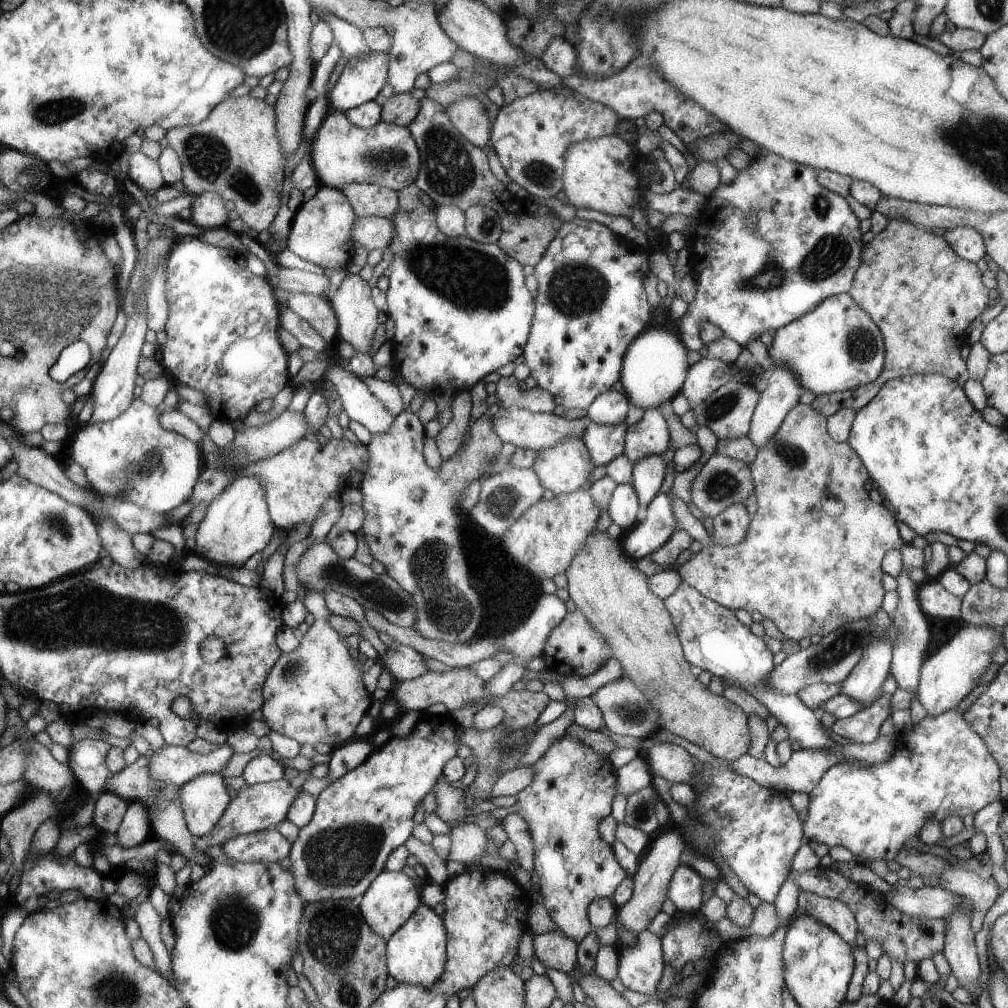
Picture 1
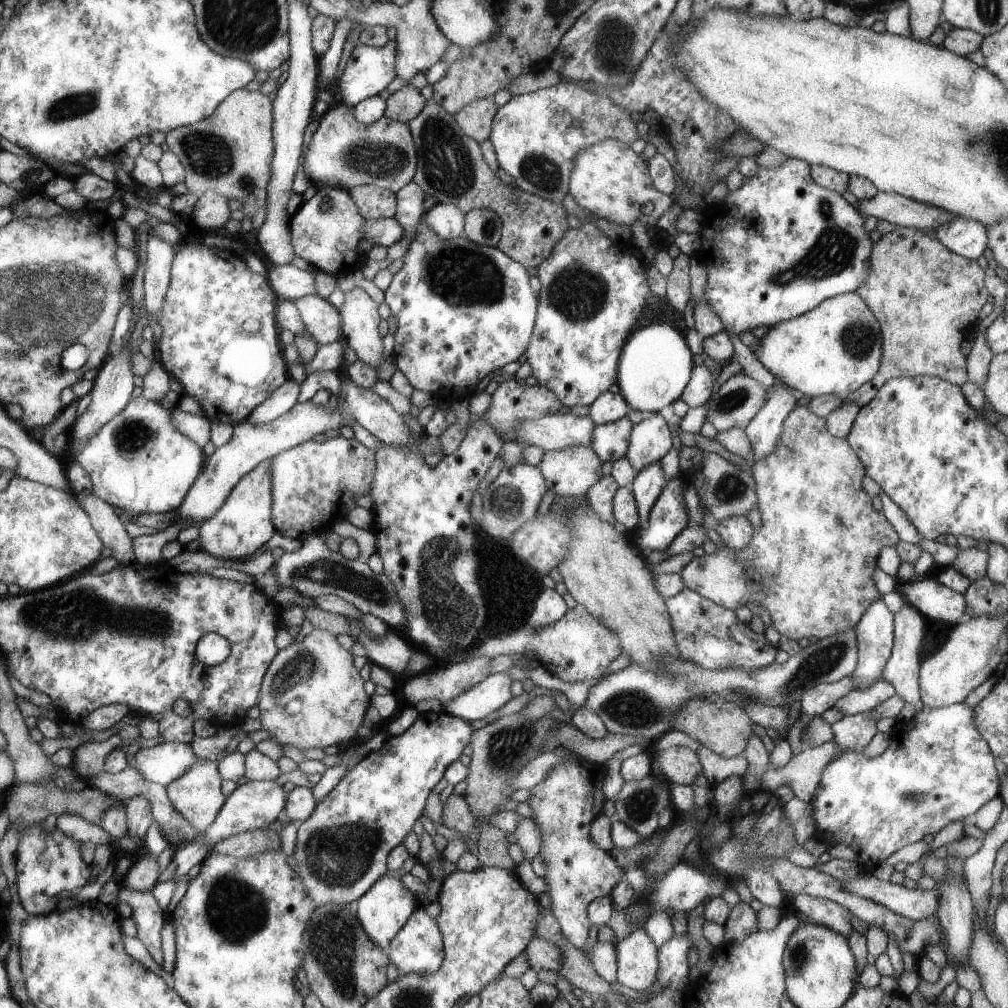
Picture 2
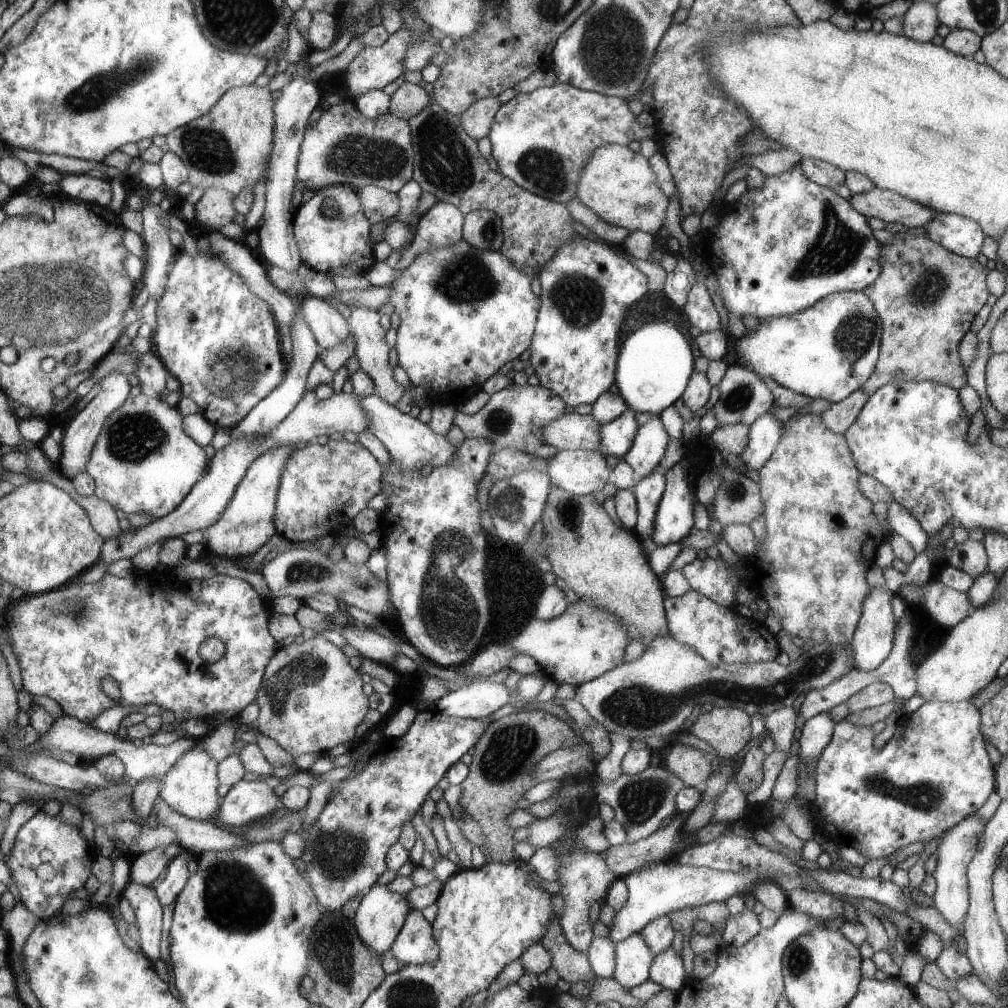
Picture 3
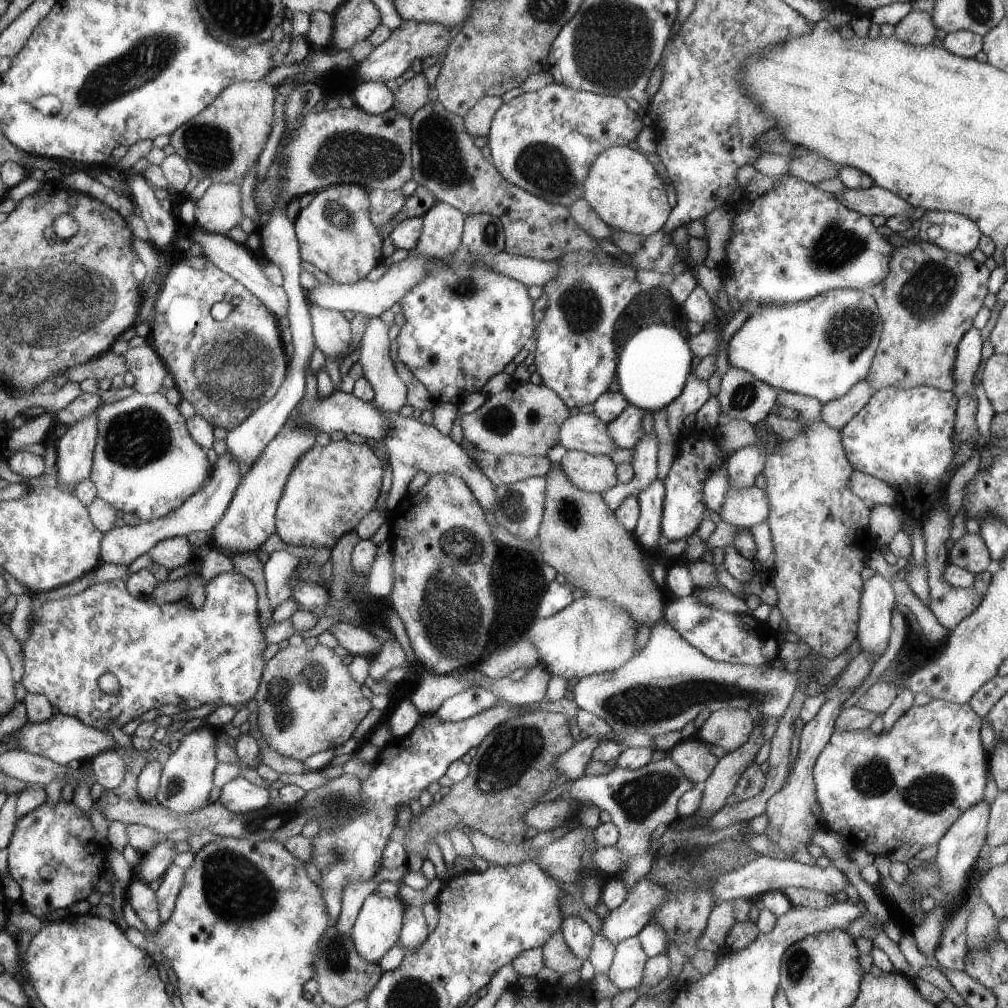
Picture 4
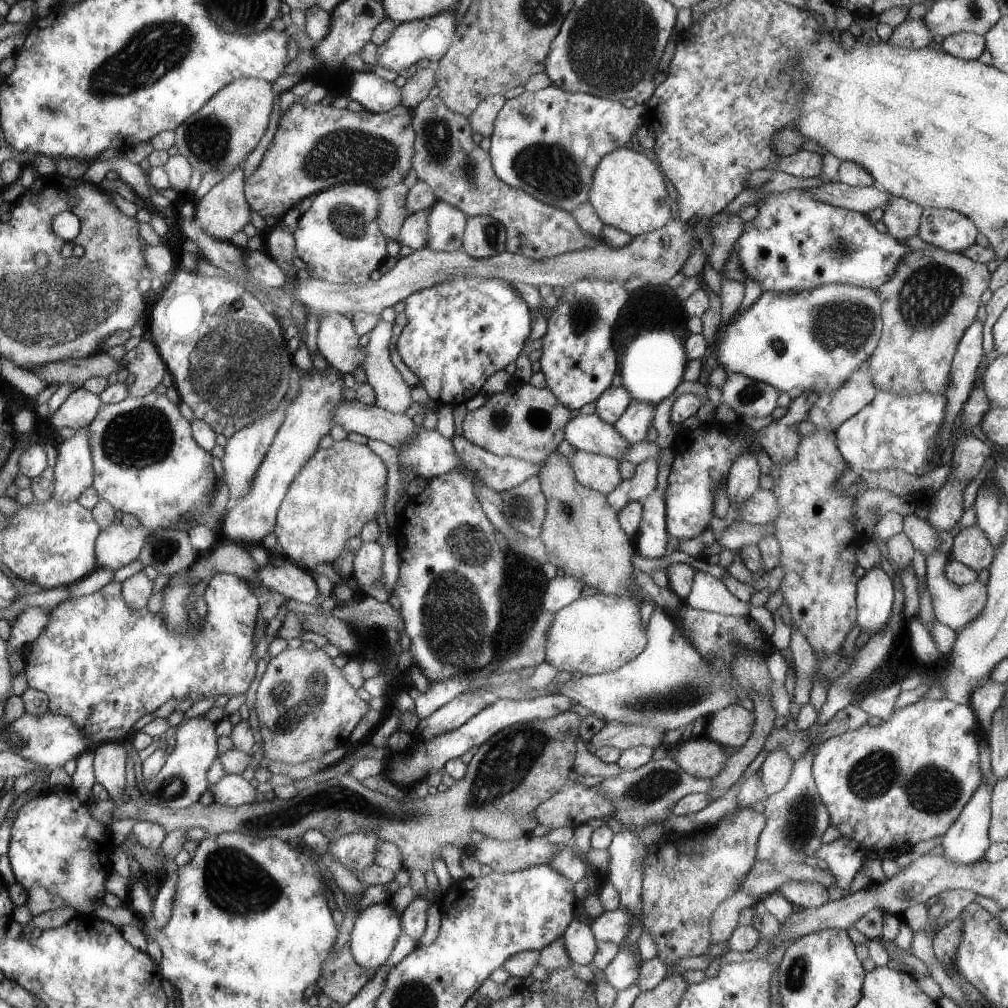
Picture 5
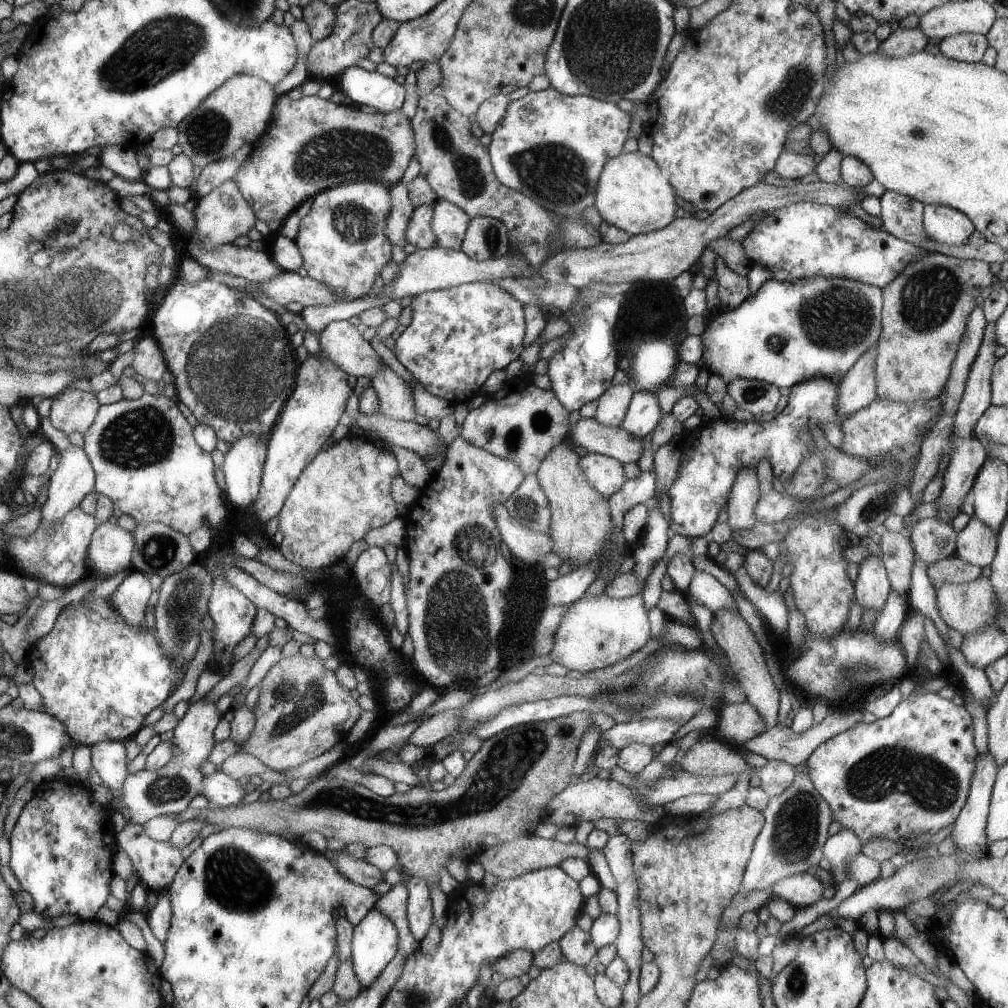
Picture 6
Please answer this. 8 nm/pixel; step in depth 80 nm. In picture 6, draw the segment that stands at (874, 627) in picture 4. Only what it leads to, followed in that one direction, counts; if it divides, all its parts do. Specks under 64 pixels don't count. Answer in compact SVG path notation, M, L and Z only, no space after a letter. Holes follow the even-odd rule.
M876 555L858 565L858 574L853 582L855 599L862 607L881 611L888 595L891 593L891 584L883 563Z

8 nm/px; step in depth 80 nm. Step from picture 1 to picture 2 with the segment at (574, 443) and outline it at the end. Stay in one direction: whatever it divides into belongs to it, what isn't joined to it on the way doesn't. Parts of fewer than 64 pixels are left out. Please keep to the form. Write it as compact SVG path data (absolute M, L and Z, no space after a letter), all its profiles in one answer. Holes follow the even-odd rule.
M568 447L564 450L546 451L538 466L554 494L584 499L588 489L602 478L600 459L590 447Z

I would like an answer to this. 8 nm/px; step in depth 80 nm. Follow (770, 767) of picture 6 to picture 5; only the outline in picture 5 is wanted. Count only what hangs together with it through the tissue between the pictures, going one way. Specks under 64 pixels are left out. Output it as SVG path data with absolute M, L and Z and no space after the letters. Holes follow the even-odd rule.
M782 748L769 753L760 767L760 774L762 774L760 780L768 796L776 794L786 786L792 776L793 763L794 761L790 760Z

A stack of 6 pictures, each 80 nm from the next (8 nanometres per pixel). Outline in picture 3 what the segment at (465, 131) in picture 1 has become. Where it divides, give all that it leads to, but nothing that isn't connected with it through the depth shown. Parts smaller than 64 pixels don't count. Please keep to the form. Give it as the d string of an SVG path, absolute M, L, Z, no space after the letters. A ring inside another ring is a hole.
M486 97L476 101L470 109L460 115L463 129L477 141L491 132L495 114L502 108L502 102L498 97Z

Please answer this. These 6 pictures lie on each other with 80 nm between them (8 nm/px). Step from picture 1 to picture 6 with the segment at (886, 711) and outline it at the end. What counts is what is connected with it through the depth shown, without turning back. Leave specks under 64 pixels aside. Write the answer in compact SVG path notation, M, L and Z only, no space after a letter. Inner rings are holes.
M918 691L917 693L912 693L909 697L903 697L900 704L895 706L887 717L876 719L870 724L863 721L856 723L852 728L829 738L826 742L820 743L806 759L808 765L806 772L820 796L830 806L834 820L840 822L845 829L853 830L862 843L872 839L900 841L906 837L910 838L916 835L931 835L952 824L966 802L972 773L975 769L975 760L979 753L974 742L974 735L972 717L963 706L956 705L953 700L944 698L937 692Z

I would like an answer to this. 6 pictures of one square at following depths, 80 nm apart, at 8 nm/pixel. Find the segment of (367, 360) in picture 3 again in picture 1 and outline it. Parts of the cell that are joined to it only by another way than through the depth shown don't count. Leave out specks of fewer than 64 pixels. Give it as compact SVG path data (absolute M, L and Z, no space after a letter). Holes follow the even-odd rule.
M348 273L331 305L339 319L338 339L351 344L356 351L373 357L372 342L380 314L366 281L360 275Z

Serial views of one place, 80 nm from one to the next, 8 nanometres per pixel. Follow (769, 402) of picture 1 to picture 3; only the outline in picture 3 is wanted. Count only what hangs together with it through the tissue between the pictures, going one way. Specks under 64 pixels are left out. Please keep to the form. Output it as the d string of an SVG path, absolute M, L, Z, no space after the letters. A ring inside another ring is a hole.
M770 411L749 425L749 443L738 455L747 471L760 470L772 456L783 435L780 425L781 422Z

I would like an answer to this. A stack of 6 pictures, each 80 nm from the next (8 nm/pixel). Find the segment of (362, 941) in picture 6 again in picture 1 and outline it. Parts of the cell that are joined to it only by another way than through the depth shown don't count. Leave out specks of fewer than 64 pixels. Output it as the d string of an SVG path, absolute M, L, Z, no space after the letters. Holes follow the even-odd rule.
M384 870L372 881L370 888L363 894L358 907L373 933L387 942L414 916L416 909L421 905L420 897L419 888L415 882L410 880L410 877L400 871Z

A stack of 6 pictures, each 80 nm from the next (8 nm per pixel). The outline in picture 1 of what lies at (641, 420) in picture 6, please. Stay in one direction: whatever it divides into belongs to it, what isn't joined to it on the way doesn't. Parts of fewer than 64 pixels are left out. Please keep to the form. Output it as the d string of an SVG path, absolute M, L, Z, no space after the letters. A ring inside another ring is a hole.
M626 422L615 425L587 424L583 441L596 466L607 465L624 454L627 429Z

